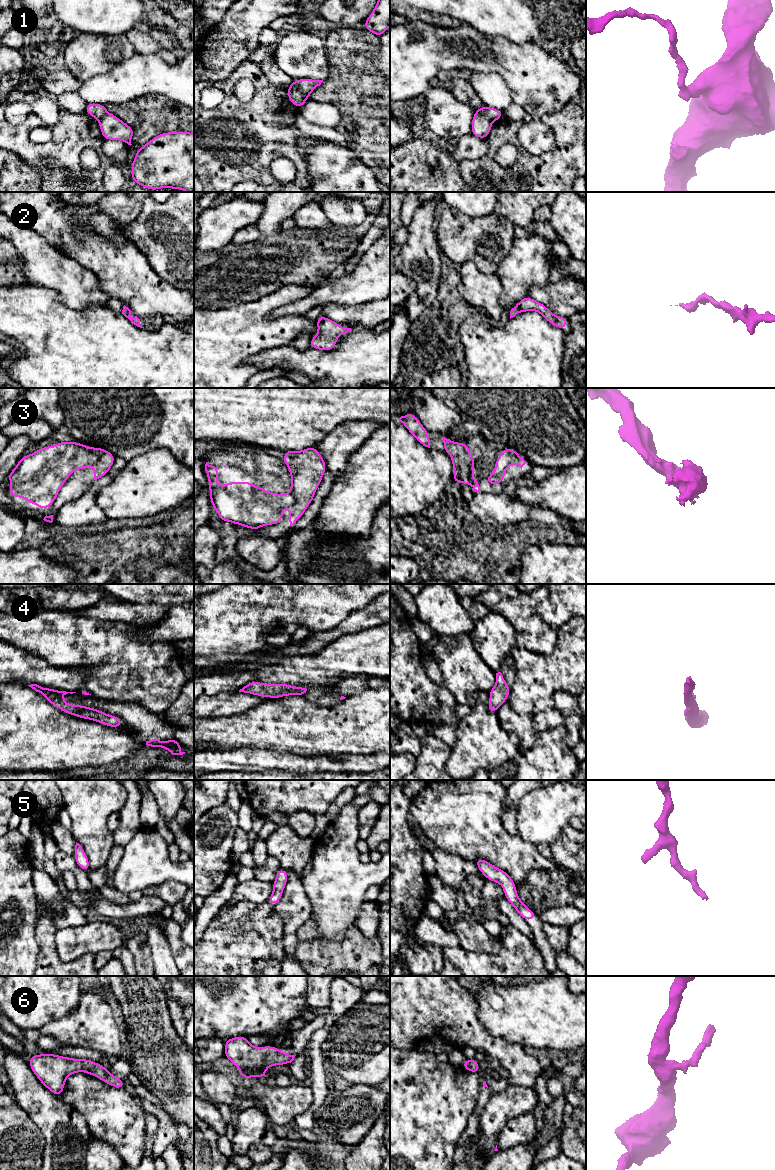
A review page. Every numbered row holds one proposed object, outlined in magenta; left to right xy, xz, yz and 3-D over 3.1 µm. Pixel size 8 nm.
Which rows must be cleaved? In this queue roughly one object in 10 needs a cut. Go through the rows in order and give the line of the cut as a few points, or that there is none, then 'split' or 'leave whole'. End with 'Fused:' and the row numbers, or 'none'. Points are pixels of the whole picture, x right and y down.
1: cut xz (292, 83), (297, 87), (305, 100); split
2: cut none; leave whole
3: cut none; leave whole
4: cut none; leave whole
5: cut none; leave whole
6: cut none; leave whole
Fused: 1

